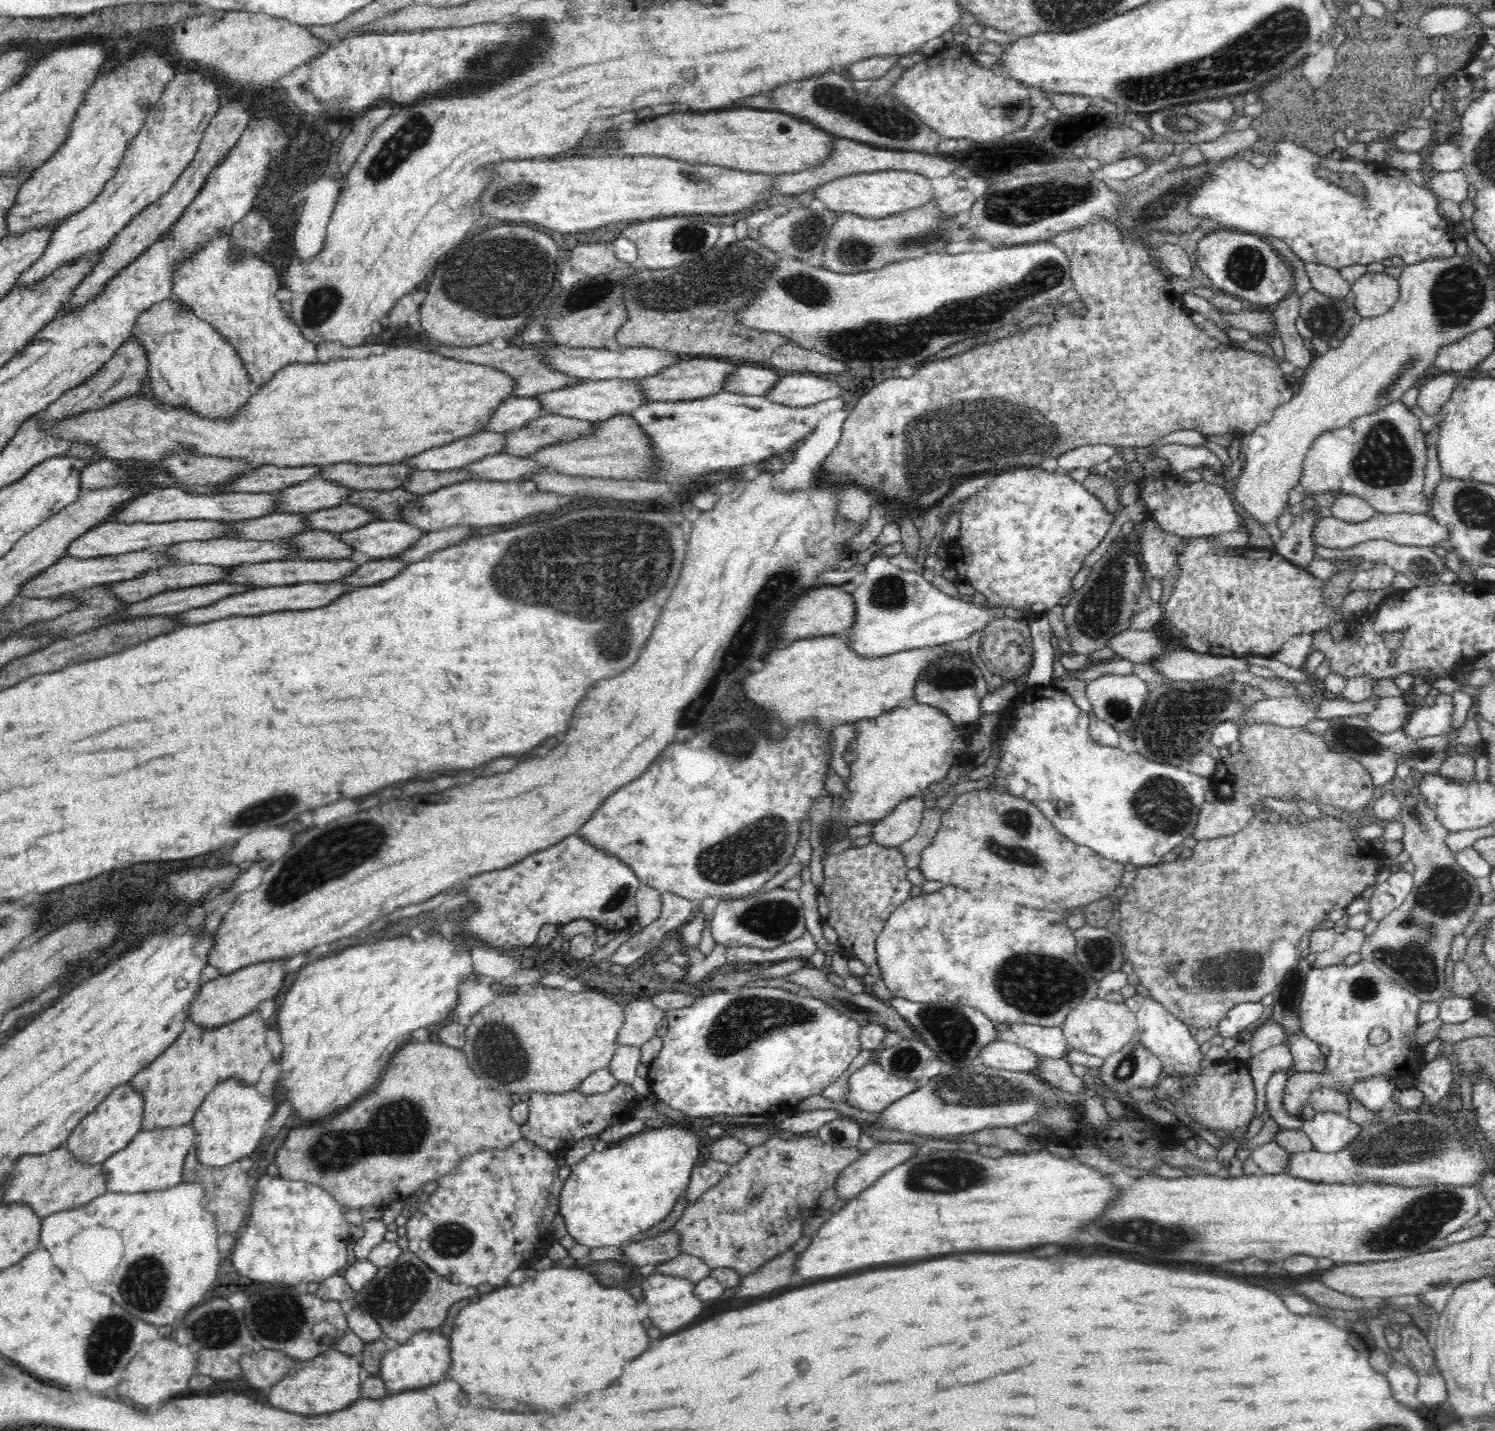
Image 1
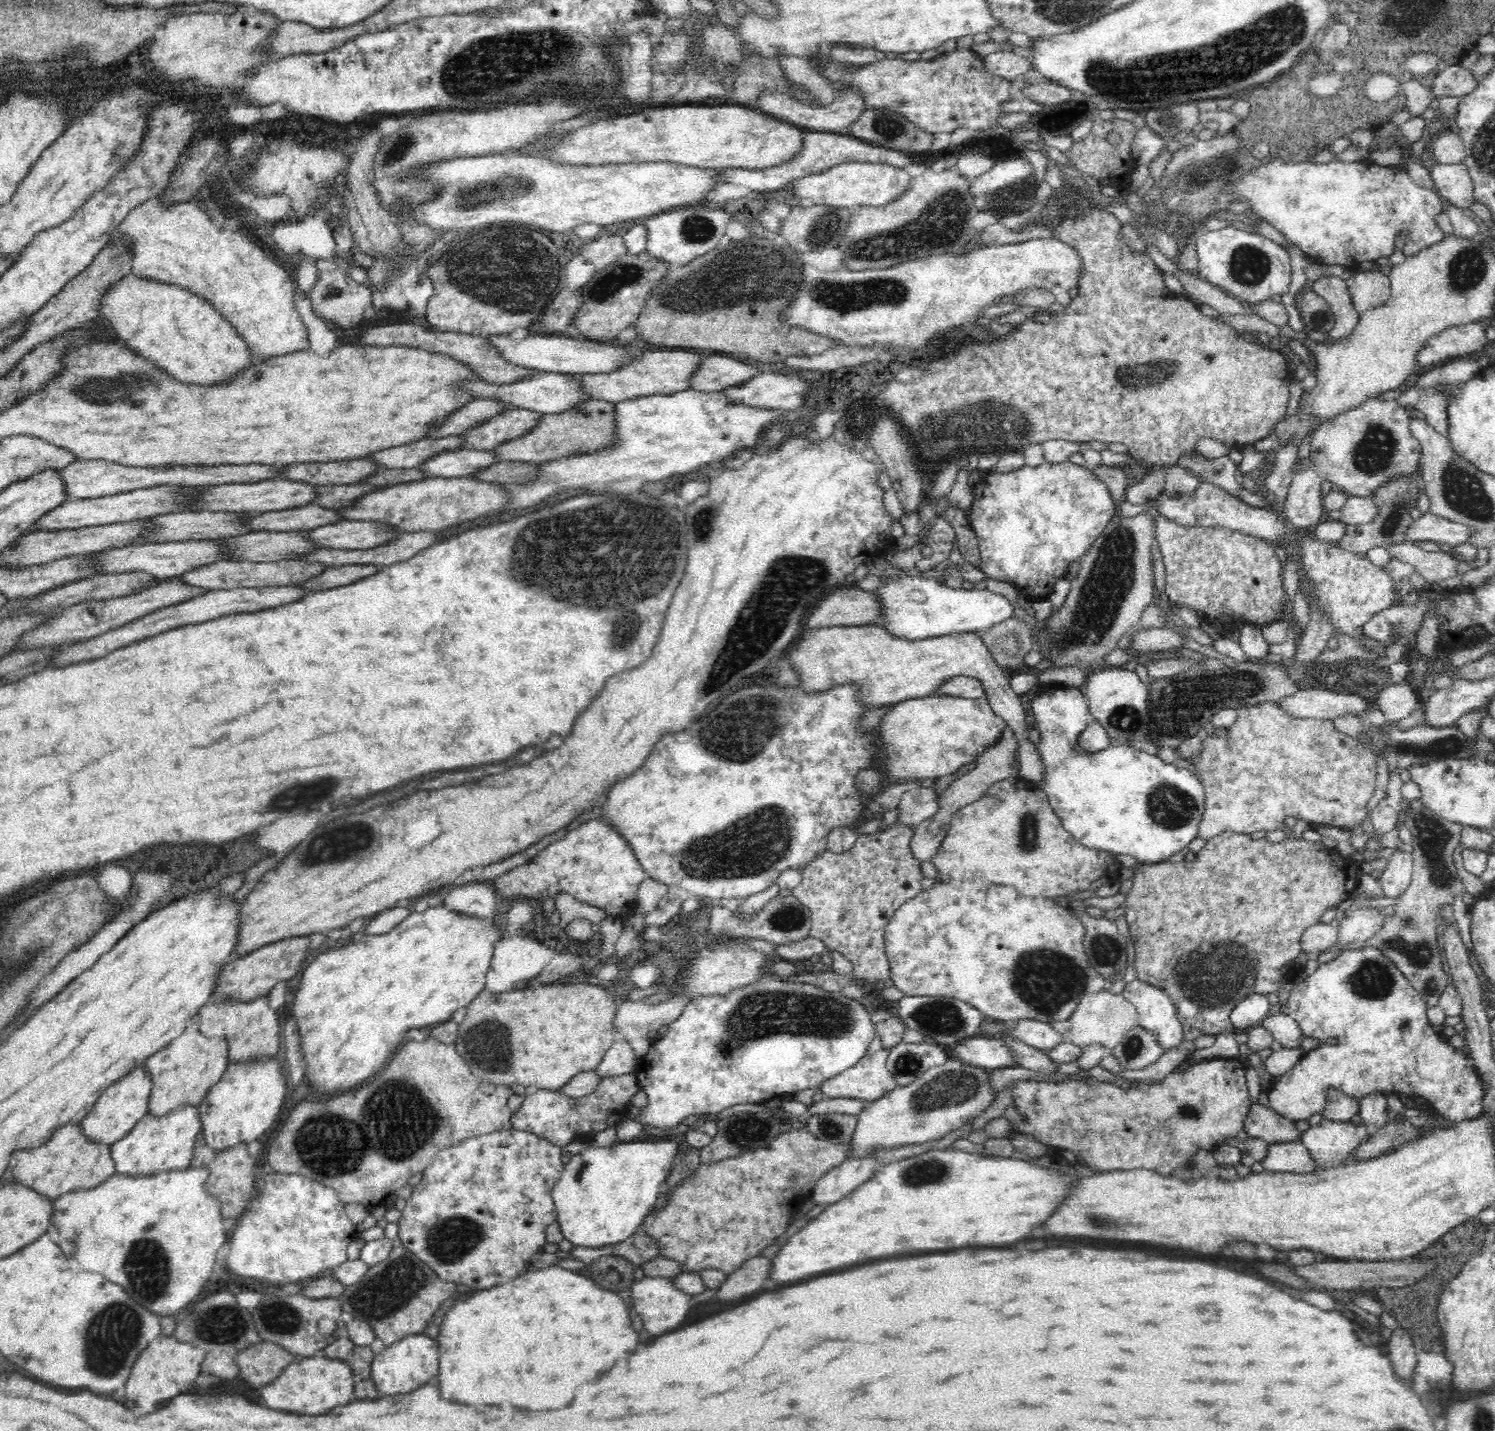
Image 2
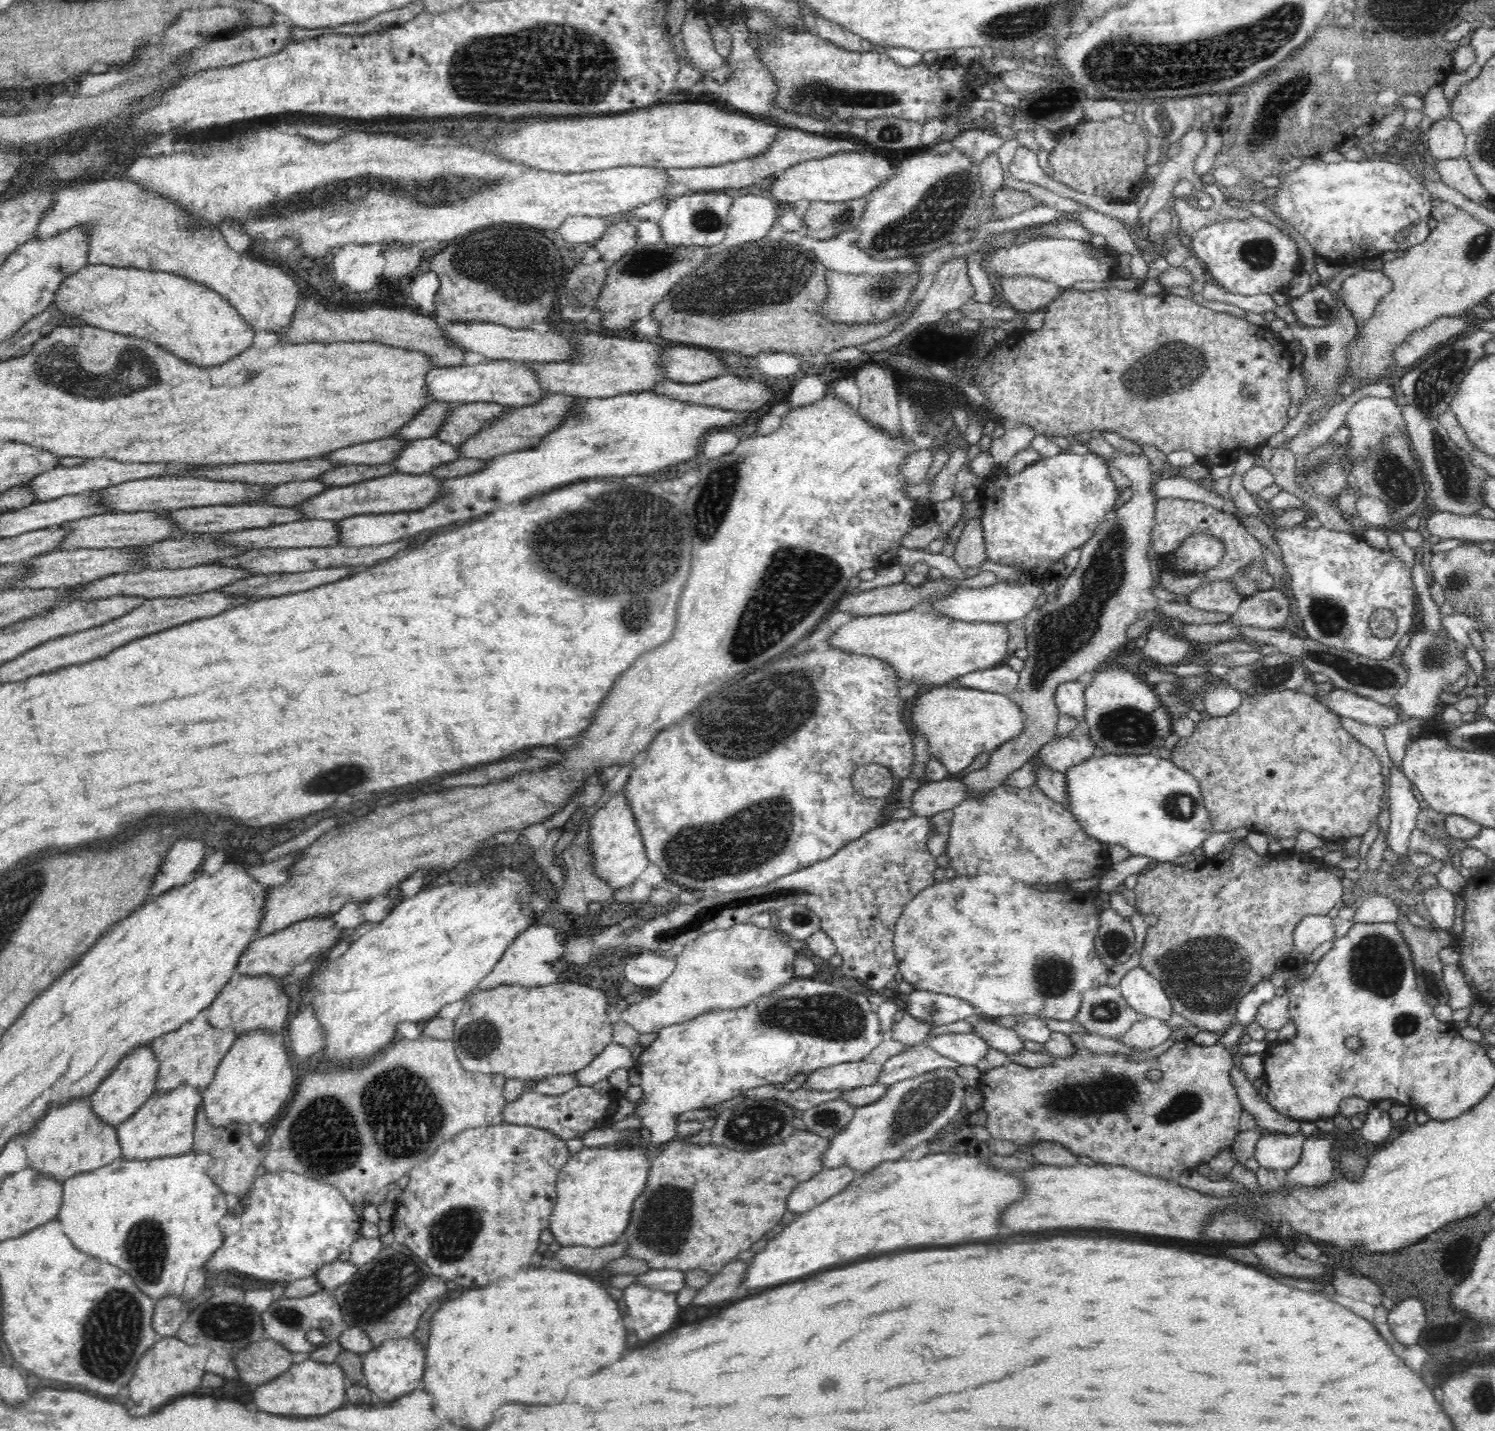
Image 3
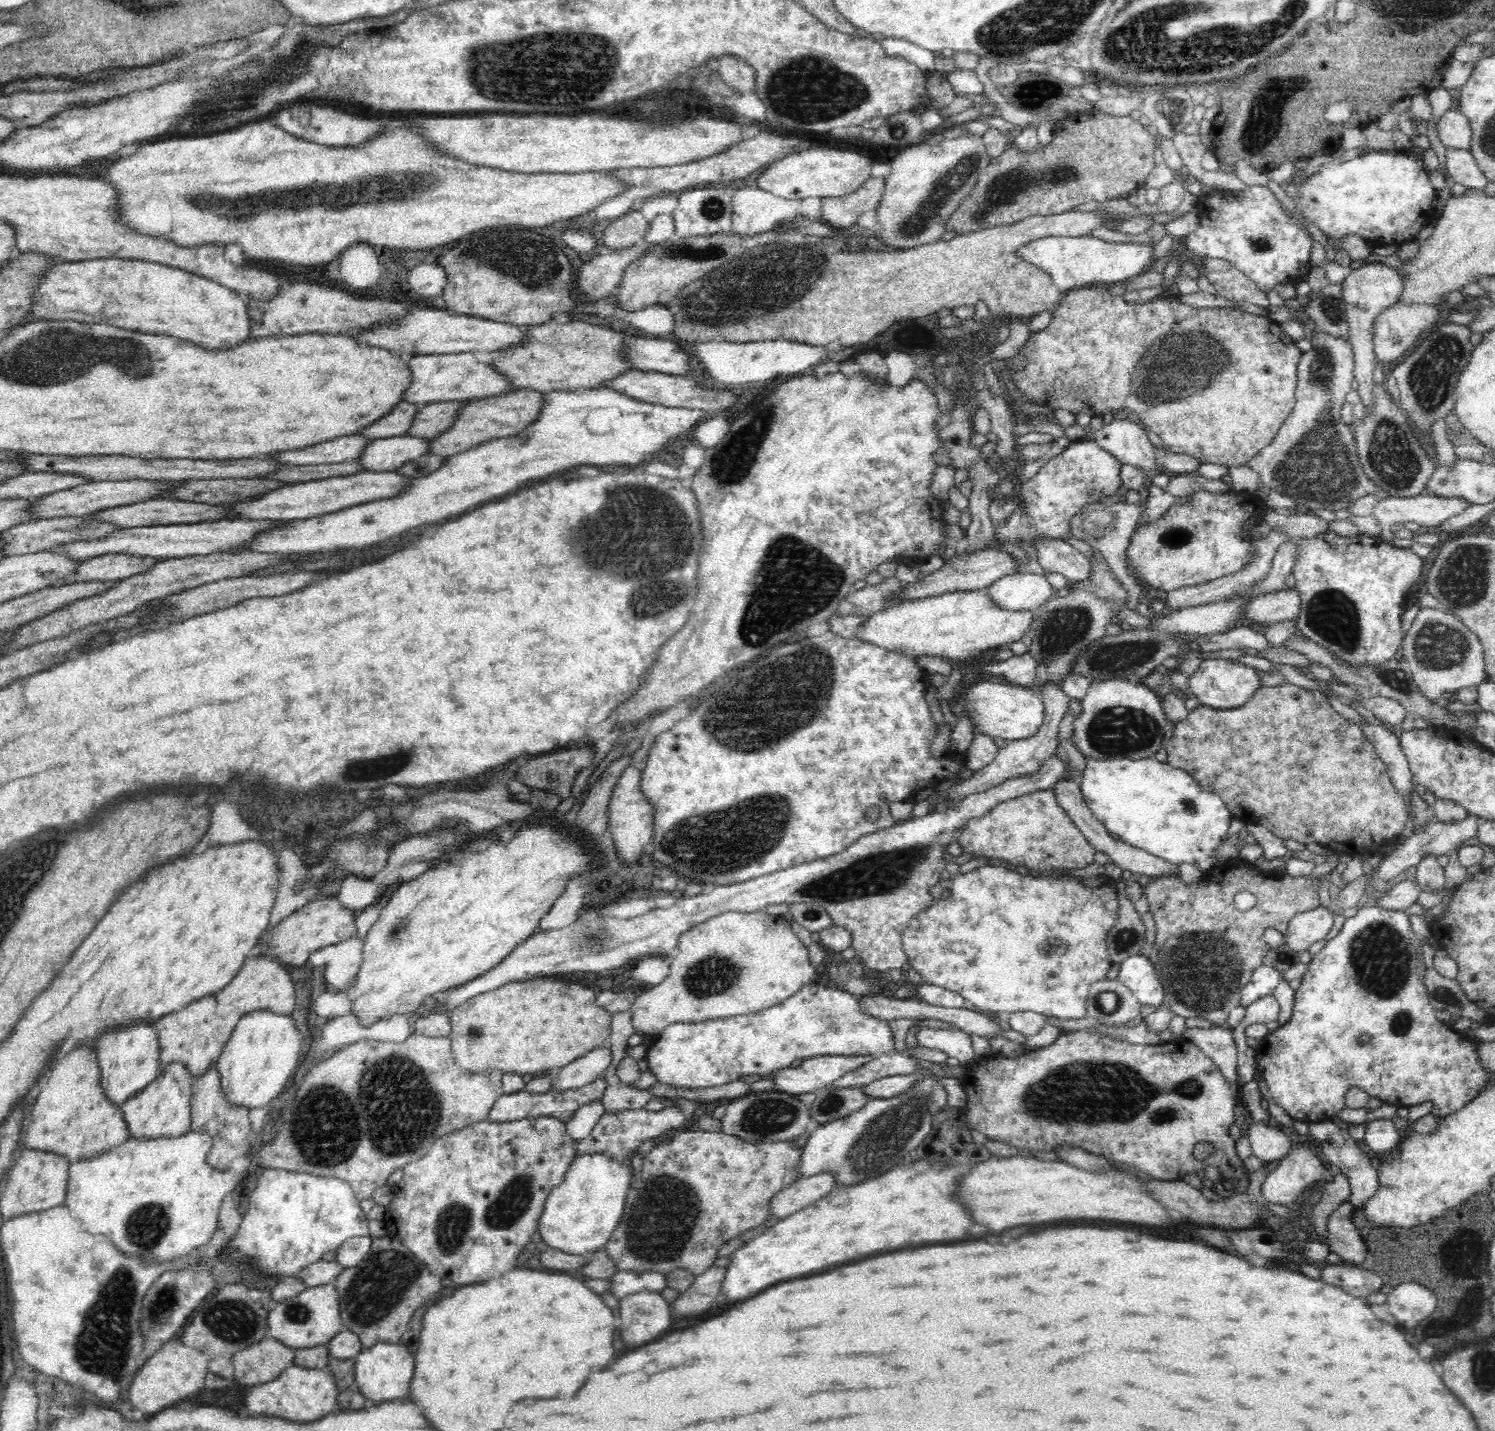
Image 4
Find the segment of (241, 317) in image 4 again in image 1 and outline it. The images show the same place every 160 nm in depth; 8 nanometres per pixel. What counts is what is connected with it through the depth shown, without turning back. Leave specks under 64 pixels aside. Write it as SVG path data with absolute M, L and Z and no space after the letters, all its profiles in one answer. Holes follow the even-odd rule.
M172 298L166 303L160 303L152 306L148 312L138 318L135 328L129 338L142 339L147 353L147 384L150 386L152 396L156 400L166 402L166 405L172 404L176 407L184 407L194 410L196 414L208 417L220 417L226 419L233 417L240 410L240 406L250 398L250 394L256 390L252 382L249 382L248 374L245 374L245 368L242 367L241 360L236 356L236 351L212 326L204 320L199 319L194 313L190 312L190 307L186 312L179 312L177 308L178 300Z

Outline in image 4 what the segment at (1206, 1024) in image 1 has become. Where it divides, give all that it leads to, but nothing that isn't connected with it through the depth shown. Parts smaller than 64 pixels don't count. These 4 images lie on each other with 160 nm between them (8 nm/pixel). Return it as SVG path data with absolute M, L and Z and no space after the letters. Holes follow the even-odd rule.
M1232 862L1226 868L1228 868L1226 872L1230 874L1216 874L1218 882L1210 882L1200 890L1196 884L1186 886L1174 875L1172 878L1152 880L1144 888L1156 926L1152 950L1148 949L1146 954L1152 961L1165 994L1164 1004L1178 1016L1184 1016L1186 1019L1205 1018L1213 1023L1213 1026L1226 1025L1230 1012L1241 1003L1240 991L1250 982L1254 970L1264 965L1262 958L1270 950L1270 946L1263 939L1266 928L1276 928L1287 936L1293 916L1320 906L1320 898L1318 898L1320 884L1314 884L1314 888L1308 888L1310 882L1306 882L1307 876L1292 878L1291 875L1282 874L1281 871L1274 871L1272 876L1264 874L1272 882L1268 884L1268 888L1250 888L1250 864ZM1242 891L1251 892L1256 896L1256 904L1249 910L1239 910L1234 905L1234 896Z

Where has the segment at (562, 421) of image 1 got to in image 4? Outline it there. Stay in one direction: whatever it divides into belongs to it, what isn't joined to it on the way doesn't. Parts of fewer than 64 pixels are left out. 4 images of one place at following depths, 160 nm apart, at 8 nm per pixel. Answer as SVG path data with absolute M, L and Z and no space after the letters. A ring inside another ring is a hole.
M444 401L440 403L425 403L419 406L414 415L406 435L416 438L431 439L440 433L446 432L457 417L459 408L468 401Z

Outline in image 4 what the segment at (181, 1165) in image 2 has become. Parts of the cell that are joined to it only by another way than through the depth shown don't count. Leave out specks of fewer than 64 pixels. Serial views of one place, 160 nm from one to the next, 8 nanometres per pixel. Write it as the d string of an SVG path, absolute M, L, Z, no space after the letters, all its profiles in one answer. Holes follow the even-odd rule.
M180 1063L170 1064L166 1072L157 1076L150 1086L140 1091L128 1102L122 1104L125 1126L132 1140L156 1140L158 1138L180 1138L192 1132L191 1126L191 1090L193 1076Z

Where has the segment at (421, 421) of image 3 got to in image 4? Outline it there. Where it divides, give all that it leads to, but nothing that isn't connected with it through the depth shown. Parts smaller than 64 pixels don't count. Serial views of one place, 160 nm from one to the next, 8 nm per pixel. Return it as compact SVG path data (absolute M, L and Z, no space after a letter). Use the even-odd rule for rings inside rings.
M402 400L395 404L392 410L389 410L384 416L378 418L376 422L362 428L360 434L372 439L406 435L406 431L410 428L418 409L419 405Z

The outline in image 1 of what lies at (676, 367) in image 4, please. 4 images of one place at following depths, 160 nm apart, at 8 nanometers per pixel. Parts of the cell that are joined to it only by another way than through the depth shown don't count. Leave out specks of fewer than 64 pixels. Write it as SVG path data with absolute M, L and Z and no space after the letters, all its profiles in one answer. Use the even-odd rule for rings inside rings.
M741 365L738 372L726 382L726 390L732 394L766 396L778 384L776 370L768 370L758 366Z

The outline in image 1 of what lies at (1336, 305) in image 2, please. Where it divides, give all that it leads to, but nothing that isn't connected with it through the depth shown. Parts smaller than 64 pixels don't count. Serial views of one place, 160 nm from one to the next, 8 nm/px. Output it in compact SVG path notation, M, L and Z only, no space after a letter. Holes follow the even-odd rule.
M1305 263L1304 268L1311 280L1313 290L1332 299L1348 299L1351 285L1340 275L1338 269L1312 263Z

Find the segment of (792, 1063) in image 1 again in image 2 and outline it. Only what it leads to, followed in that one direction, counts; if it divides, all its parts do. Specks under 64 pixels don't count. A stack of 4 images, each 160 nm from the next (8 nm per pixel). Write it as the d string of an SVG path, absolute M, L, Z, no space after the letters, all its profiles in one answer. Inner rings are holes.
M766 975L756 982L750 982L742 988L733 989L728 993L717 993L716 996L700 996L691 1004L684 1006L680 1016L667 1025L666 1034L651 1042L651 1047L638 1061L638 1070L634 1073L638 1079L639 1090L648 1095L648 1104L642 1109L641 1115L634 1118L640 1124L648 1124L662 1130L672 1130L680 1126L681 1121L690 1114L716 1114L724 1108L730 1108L734 1104L748 1104L748 1102L760 1102L764 1098L774 1098L806 1088L814 1088L824 1084L828 1079L834 1079L836 1075L854 1066L872 1050L872 1044L876 1041L876 1025L872 1022L870 1011L862 1005L861 1000L846 997L841 992L828 992L822 987L802 982L781 981L774 975Z

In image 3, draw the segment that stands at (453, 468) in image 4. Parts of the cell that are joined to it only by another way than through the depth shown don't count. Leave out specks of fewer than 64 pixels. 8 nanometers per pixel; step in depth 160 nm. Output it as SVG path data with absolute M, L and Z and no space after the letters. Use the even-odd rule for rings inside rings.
M650 390L588 399L588 420L584 420L584 424L568 424L568 428L560 428L560 432L556 432L556 436L552 436L544 448L536 448L536 452L500 455L485 460L485 467L472 474L442 479L446 496L440 496L438 502L427 504L426 510L404 514L356 515L335 521L339 528L337 544L346 547L388 544L412 537L412 534L428 528L447 526L482 514L494 514L504 506L546 494L570 482L584 482L588 478L602 476L652 474L692 458L698 452L698 442L704 434L732 430L732 426L738 426L742 420L746 420L746 414L672 400Z

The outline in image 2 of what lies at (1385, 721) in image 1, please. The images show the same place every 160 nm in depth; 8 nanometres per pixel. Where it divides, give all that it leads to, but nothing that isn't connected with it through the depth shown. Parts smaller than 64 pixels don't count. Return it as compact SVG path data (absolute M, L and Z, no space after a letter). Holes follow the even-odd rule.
M1403 682L1380 690L1376 694L1375 707L1382 711L1388 719L1388 723L1398 722L1406 719L1422 706L1423 698L1418 698L1418 692L1415 692L1410 685Z

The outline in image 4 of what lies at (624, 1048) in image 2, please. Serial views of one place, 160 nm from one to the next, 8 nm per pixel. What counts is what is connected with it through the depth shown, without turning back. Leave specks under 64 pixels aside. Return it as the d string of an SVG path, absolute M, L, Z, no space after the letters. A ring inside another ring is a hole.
M607 1043L596 1047L574 1062L568 1063L566 1067L559 1068L558 1076L551 1082L549 1090L564 1092L594 1082L606 1074L607 1068L612 1064L611 1058L611 1047Z

